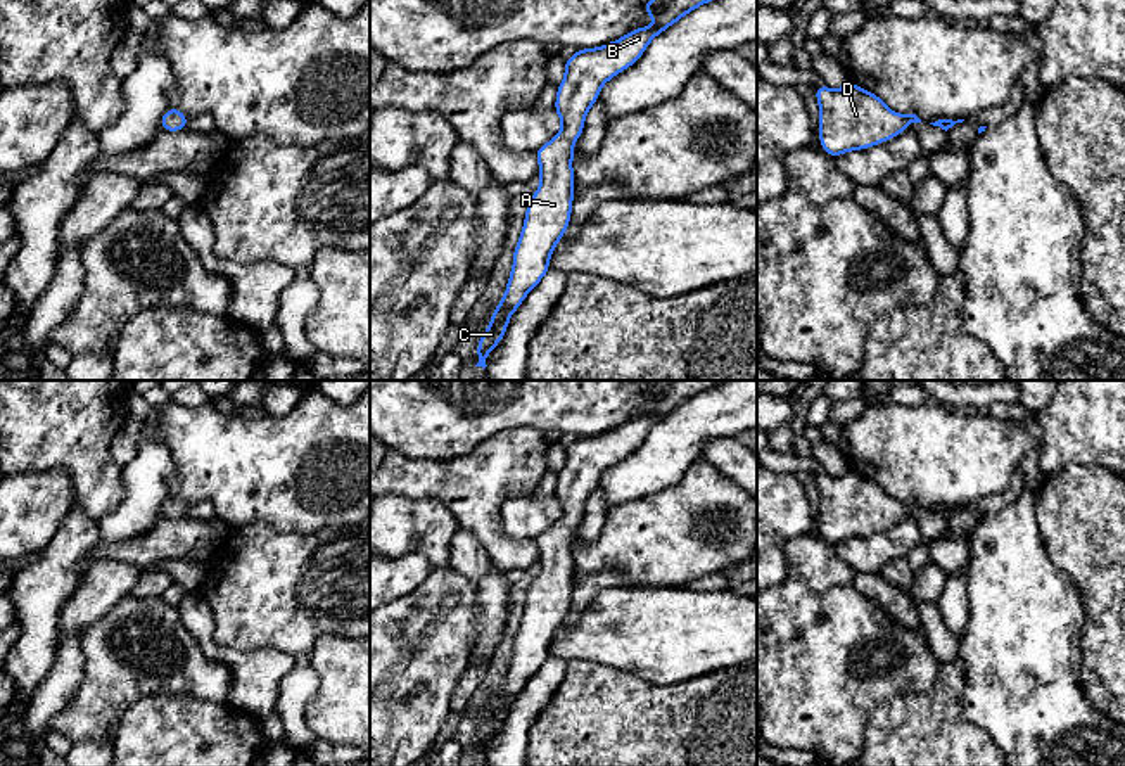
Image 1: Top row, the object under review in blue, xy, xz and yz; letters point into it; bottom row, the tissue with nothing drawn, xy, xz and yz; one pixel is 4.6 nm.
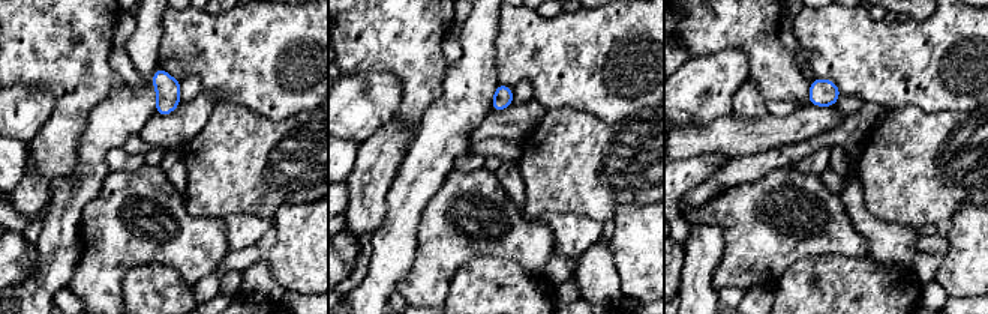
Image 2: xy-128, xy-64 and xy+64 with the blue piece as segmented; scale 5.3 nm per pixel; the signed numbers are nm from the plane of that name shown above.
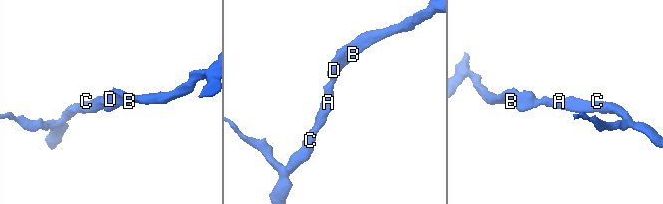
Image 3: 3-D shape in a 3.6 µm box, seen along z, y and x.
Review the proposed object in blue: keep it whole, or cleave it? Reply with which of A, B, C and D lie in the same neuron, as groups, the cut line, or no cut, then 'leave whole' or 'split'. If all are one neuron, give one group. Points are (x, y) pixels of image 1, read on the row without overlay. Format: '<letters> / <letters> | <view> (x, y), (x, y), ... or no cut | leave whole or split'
A B C D | no cut | leave whole

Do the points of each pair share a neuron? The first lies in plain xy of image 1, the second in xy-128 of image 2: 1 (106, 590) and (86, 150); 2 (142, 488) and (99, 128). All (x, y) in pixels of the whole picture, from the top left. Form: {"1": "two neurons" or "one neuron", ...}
{"1": "one neuron", "2": "one neuron"}

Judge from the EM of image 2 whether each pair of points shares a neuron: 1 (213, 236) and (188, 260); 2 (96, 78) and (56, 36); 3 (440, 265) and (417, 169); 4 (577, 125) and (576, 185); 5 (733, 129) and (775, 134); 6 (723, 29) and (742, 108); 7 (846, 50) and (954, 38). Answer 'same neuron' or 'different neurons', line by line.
1: same neuron
2: same neuron
3: different neurons
4: same neuron
5: same neuron
6: different neurons
7: same neuron

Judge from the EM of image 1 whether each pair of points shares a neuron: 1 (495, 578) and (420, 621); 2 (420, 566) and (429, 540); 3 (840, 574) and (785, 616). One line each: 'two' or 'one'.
1: two
2: two
3: two

